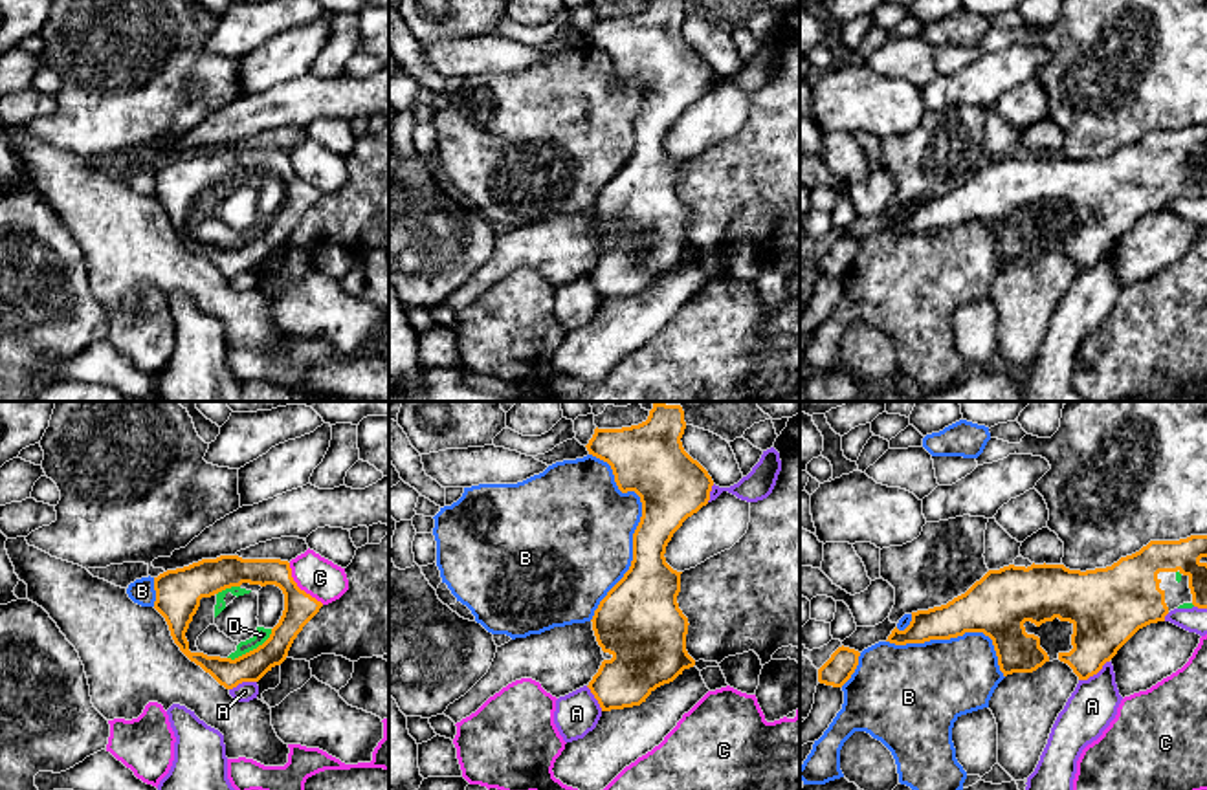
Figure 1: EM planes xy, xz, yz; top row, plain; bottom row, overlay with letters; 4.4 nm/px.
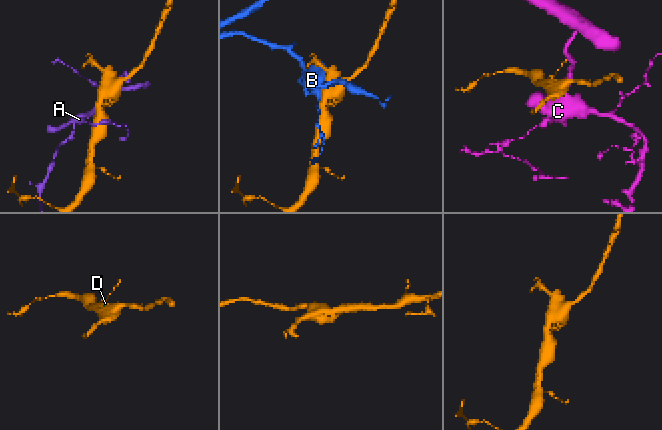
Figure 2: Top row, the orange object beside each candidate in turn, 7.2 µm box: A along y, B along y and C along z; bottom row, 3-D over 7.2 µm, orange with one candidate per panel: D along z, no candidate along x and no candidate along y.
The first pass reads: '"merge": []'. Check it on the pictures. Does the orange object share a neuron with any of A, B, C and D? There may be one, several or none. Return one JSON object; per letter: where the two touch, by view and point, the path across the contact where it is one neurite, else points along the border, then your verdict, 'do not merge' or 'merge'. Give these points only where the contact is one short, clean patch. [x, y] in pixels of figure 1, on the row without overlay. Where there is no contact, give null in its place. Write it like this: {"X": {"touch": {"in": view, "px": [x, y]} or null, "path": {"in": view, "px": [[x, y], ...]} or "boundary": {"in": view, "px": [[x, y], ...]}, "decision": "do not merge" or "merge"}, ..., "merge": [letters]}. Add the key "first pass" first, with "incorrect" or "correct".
{"first pass": "incorrect", "A": {"touch": {"in": "yz", "px": [1094, 263]}, "decision": "do not merge"}, "B": {"touch": {"in": "xz", "px": [637, 118]}, "decision": "do not merge"}, "C": {"touch": {"in": "xy", "px": [298, 176]}, "decision": "do not merge"}, "D": {"touch": {"in": "xy", "px": [254, 239]}, "decision": "merge"}, "merge": ["D"]}

